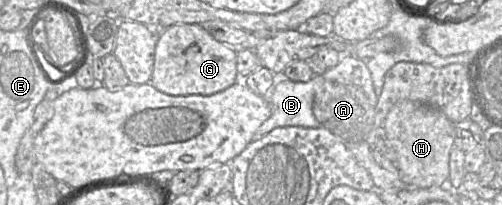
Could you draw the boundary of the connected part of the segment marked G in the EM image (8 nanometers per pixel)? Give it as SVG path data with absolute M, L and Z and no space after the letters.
M176 24L158 34L150 83L172 96L212 95L239 80L237 52L217 41L199 24Z

